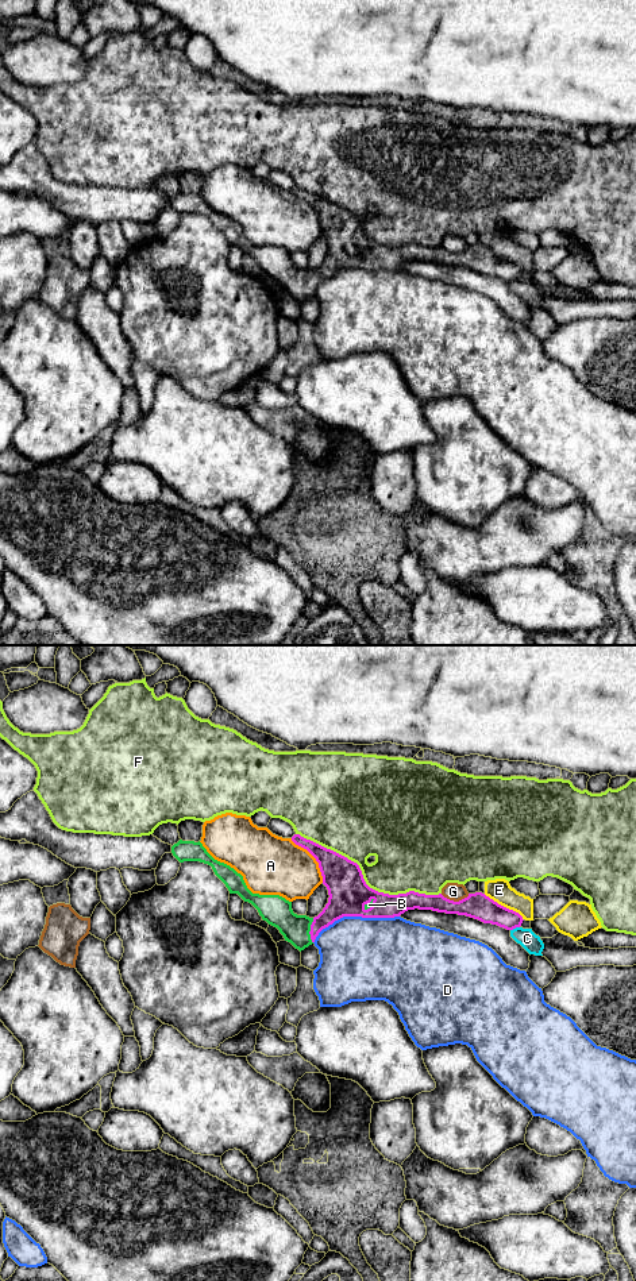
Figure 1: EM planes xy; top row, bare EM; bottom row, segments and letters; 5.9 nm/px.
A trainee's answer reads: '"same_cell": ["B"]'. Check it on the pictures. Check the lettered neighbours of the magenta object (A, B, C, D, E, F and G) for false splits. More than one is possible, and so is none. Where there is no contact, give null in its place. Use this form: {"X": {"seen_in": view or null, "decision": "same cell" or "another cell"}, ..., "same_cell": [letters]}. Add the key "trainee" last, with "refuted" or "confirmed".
{"A": {"seen_in": "xy", "decision": "another cell"}, "B": {"seen_in": "xy", "decision": "same cell"}, "C": {"seen_in": "xy", "decision": "another cell"}, "D": {"seen_in": "xy", "decision": "another cell"}, "E": {"seen_in": "xy", "decision": "another cell"}, "F": {"seen_in": "xy", "decision": "another cell"}, "G": {"seen_in": "xy", "decision": "another cell"}, "same_cell": ["B"], "trainee": "confirmed"}

